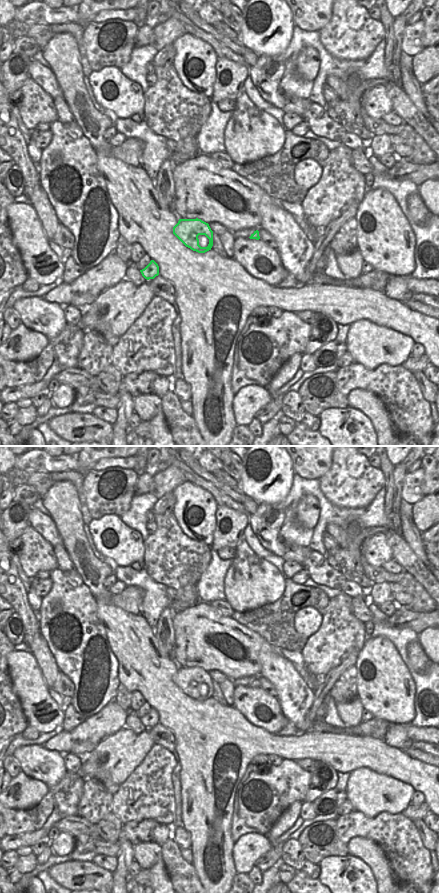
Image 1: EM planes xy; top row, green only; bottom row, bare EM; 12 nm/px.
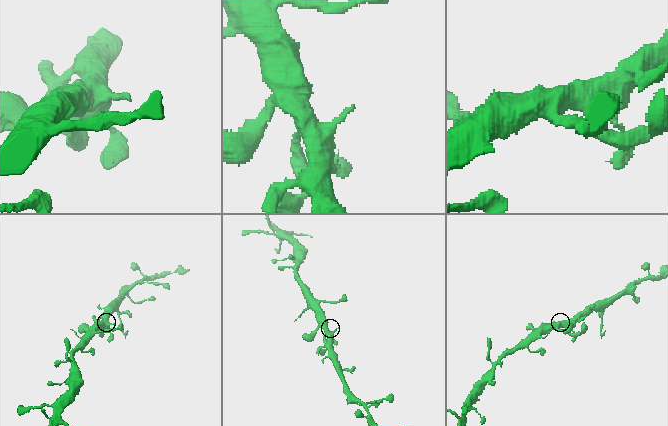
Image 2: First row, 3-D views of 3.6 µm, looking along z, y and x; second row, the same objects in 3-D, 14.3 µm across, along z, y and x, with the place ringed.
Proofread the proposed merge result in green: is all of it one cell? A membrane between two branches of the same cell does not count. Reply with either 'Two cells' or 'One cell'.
One cell

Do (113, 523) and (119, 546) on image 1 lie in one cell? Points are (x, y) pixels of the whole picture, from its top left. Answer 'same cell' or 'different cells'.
same cell

